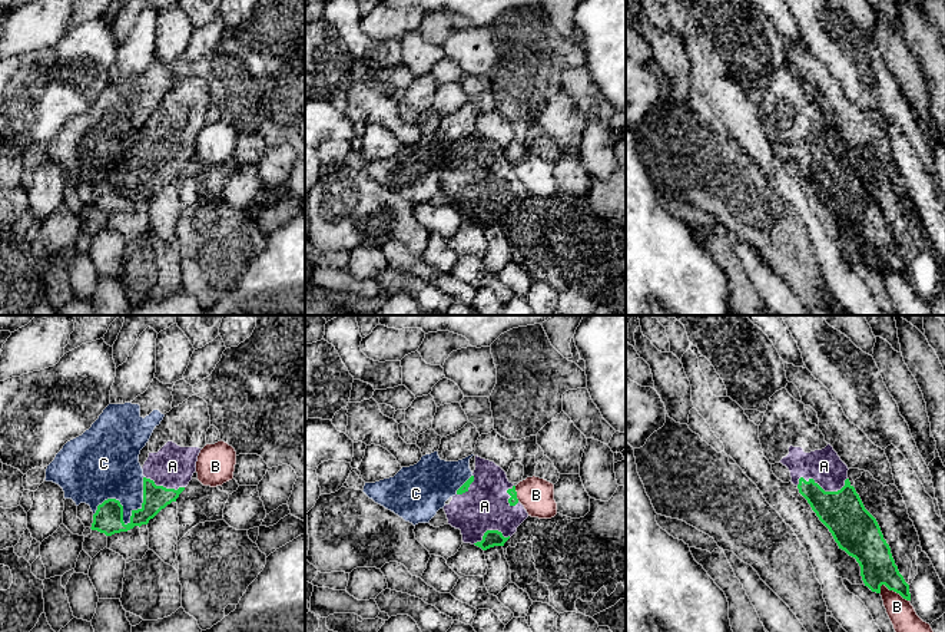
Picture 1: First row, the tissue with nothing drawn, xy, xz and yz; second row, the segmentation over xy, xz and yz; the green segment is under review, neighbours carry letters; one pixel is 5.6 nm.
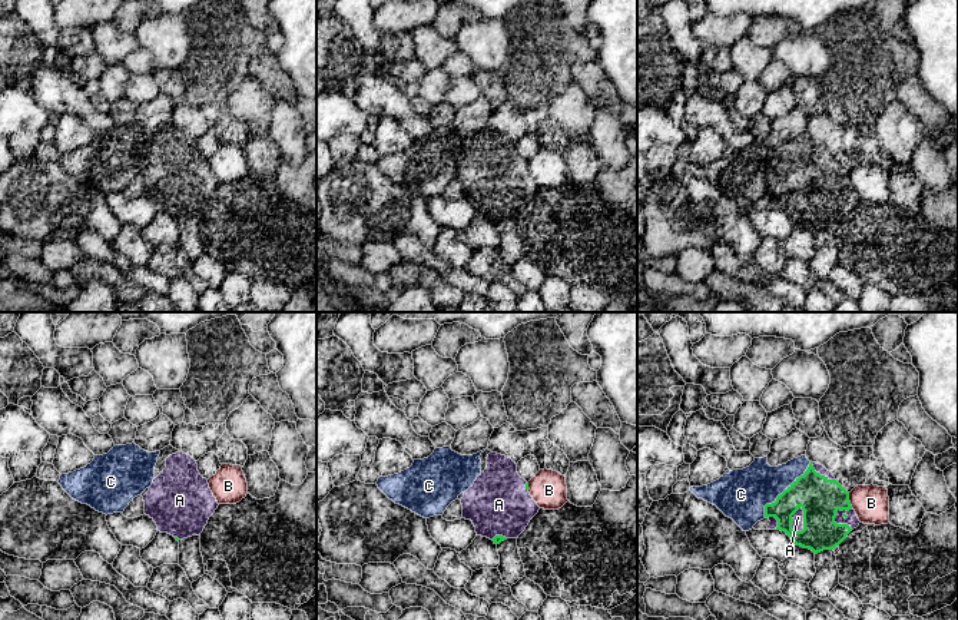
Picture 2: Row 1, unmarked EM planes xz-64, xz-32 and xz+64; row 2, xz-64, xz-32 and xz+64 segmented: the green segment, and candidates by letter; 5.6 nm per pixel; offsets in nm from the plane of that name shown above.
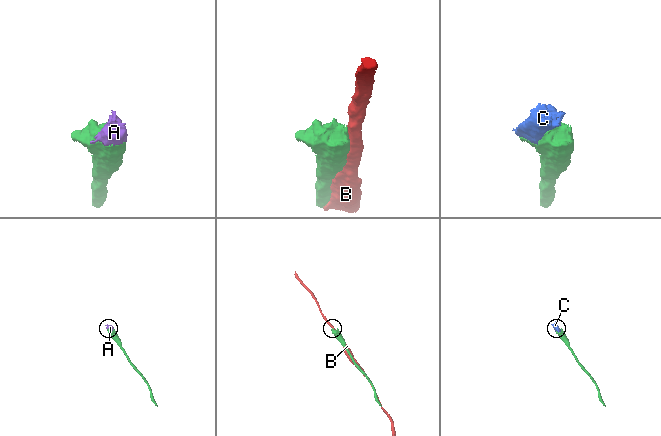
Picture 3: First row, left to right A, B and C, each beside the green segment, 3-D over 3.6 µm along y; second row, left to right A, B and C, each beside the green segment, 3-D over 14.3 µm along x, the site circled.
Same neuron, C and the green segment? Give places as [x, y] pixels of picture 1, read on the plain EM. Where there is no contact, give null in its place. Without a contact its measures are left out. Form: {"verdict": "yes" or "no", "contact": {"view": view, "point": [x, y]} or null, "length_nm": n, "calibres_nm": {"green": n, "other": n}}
{"verdict": "no", "contact": {"view": "xy", "point": [123, 201]}, "length_nm": 360, "calibres_nm": {"green": 160, "other": 240}}

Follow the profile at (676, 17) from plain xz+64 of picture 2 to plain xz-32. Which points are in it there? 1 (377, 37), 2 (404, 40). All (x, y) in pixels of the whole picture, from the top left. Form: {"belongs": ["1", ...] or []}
{"belongs": ["1", "2"]}

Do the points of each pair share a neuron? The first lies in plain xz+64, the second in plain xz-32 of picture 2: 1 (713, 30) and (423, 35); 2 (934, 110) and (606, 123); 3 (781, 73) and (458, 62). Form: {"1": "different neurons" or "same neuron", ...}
{"1": "different neurons", "2": "different neurons", "3": "same neuron"}

